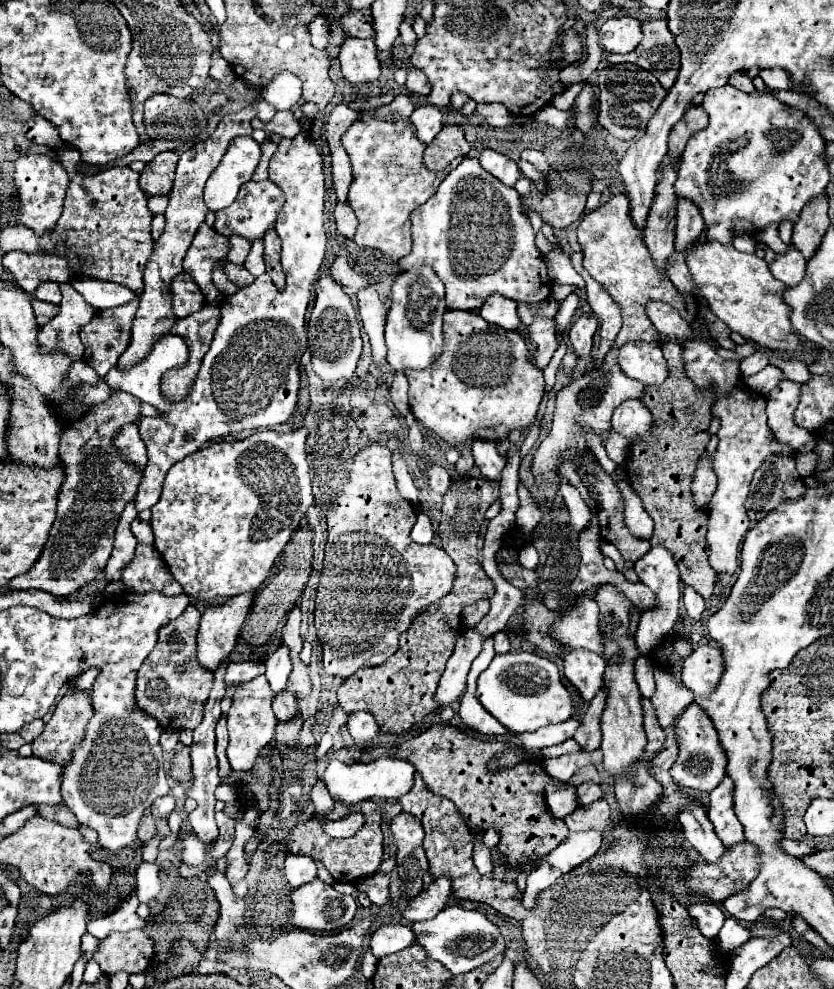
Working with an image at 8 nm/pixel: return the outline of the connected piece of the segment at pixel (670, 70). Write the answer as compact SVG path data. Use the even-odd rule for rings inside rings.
M651 20L643 24L643 40L629 54L609 54L609 64L631 62L655 74L659 84L669 90L679 74L679 50L667 28L667 20Z

